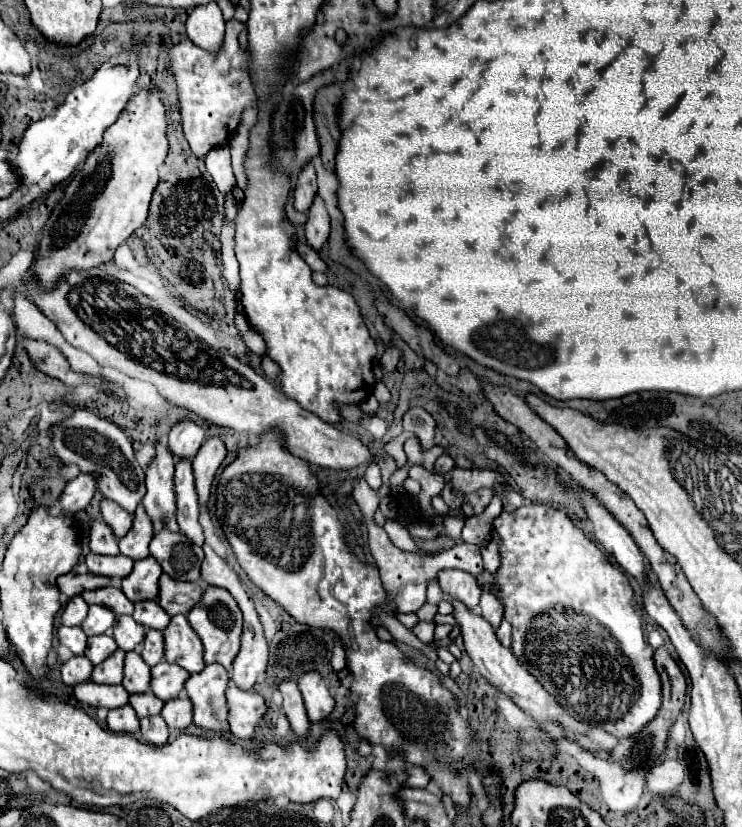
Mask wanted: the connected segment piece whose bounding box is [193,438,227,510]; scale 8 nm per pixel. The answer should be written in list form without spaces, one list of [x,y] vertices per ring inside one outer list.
[[[209,438],[203,442],[197,458],[193,458],[193,474],[195,474],[195,490],[199,494],[199,504],[203,510],[209,510],[211,484],[217,474],[217,468],[225,460],[225,444],[221,438]]]

